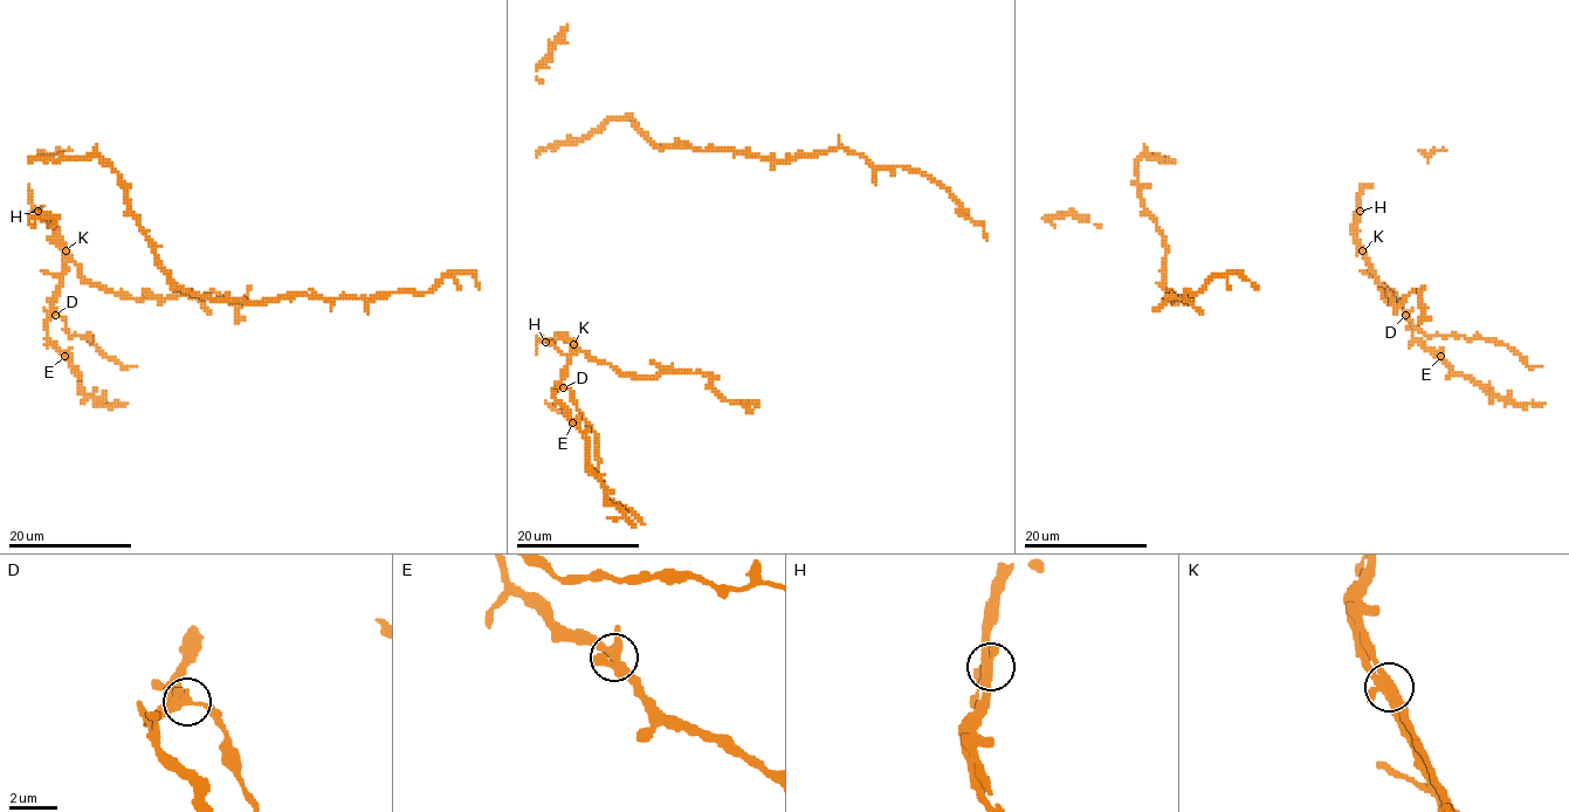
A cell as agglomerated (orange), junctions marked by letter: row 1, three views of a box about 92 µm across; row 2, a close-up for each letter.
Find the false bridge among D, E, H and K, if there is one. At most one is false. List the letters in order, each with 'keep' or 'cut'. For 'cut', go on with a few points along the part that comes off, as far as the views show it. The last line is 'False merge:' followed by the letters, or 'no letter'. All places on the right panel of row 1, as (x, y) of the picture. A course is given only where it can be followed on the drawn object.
D: keep
E: keep
H: keep
K: keep
False merge: no letter

